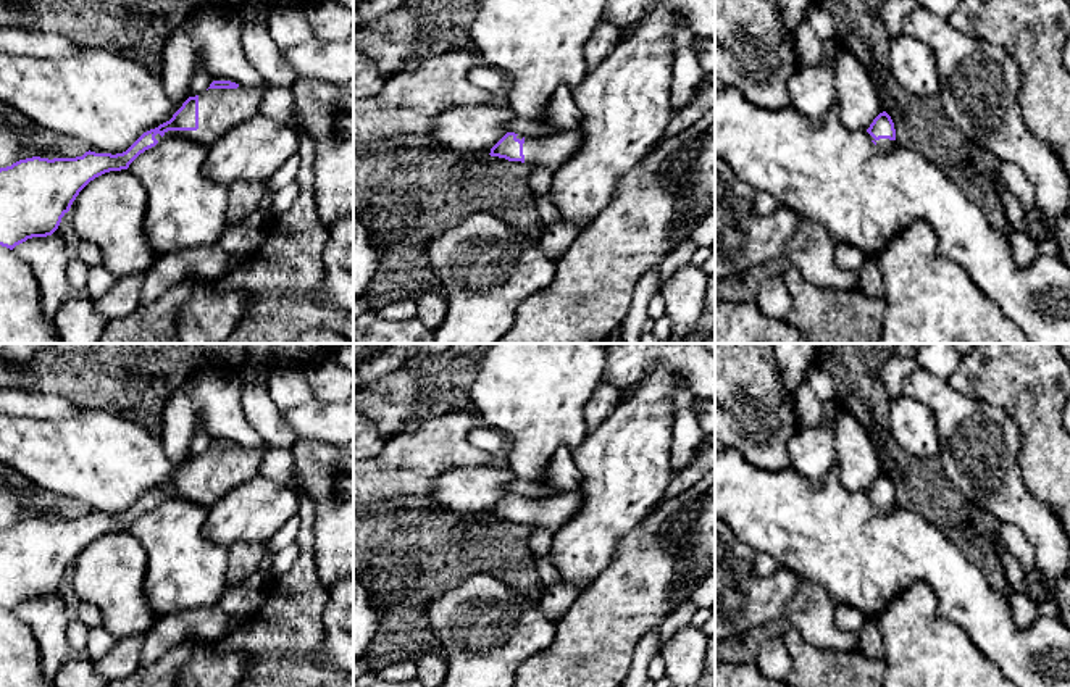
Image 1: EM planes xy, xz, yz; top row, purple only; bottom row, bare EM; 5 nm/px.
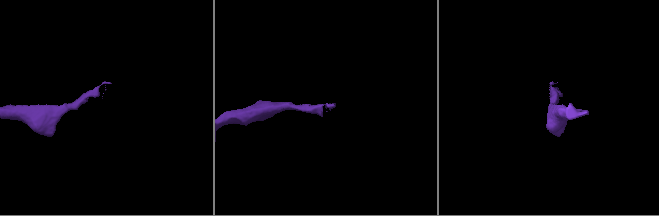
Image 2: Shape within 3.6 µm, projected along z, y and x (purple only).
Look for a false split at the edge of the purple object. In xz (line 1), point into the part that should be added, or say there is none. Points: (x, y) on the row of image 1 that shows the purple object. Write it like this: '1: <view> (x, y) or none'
1: xz (552, 152)

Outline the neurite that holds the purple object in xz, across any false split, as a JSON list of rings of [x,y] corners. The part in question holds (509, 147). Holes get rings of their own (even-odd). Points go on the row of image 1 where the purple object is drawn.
[[[579,129],[560,131],[539,139],[525,139],[515,132],[507,132],[489,155],[555,171],[568,163],[581,150],[581,145]]]

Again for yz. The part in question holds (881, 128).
[[[880,113],[867,129],[871,142],[880,147],[891,147],[896,144],[896,129],[891,116]]]

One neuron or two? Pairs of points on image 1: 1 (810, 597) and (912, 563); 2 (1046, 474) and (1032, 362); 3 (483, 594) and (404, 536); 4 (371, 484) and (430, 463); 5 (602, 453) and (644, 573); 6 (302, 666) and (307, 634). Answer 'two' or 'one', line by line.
1: two
2: one
3: two
4: one
5: two
6: one

